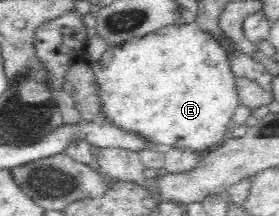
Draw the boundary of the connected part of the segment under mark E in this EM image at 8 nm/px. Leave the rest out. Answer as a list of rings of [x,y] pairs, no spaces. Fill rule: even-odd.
[[[173,21],[143,38],[109,46],[99,60],[89,65],[97,79],[105,116],[111,117],[121,127],[147,135],[172,148],[189,147],[201,153],[218,146],[228,137],[228,123],[241,104],[238,81],[231,70],[227,51],[212,34],[201,30],[196,21],[189,24]]]

